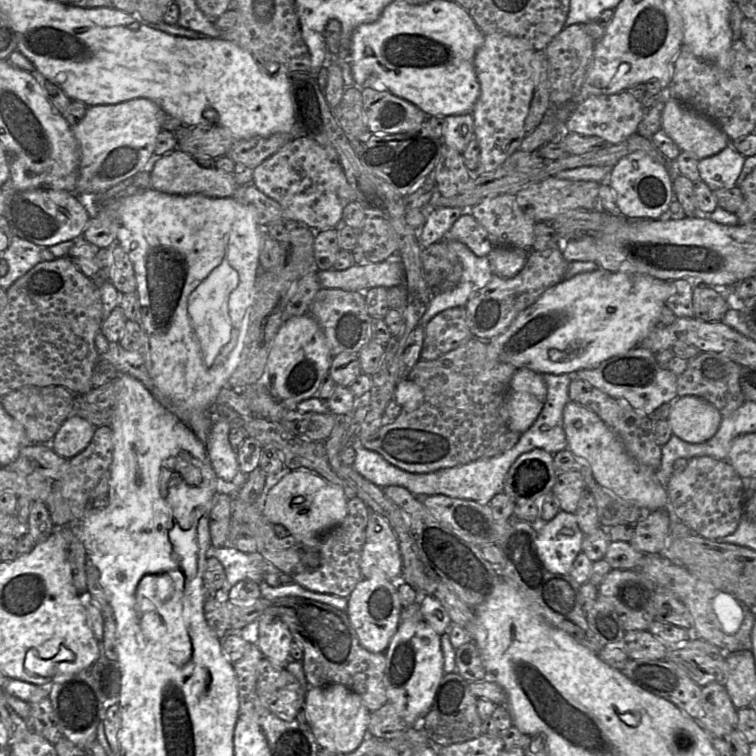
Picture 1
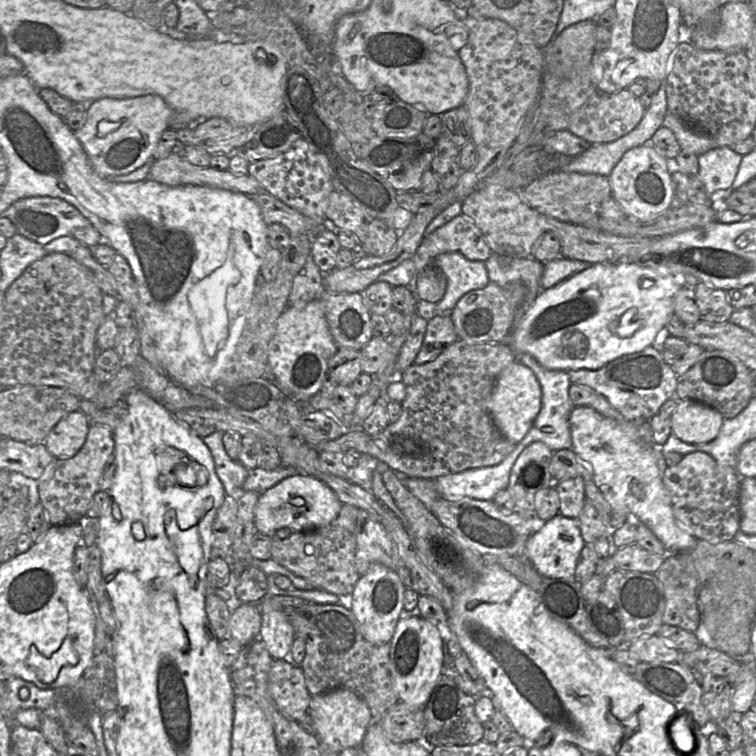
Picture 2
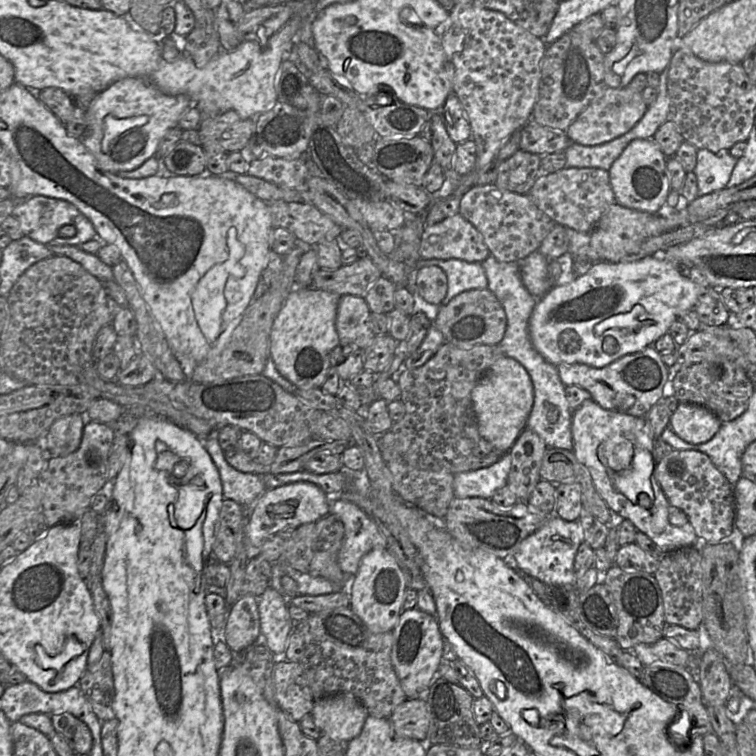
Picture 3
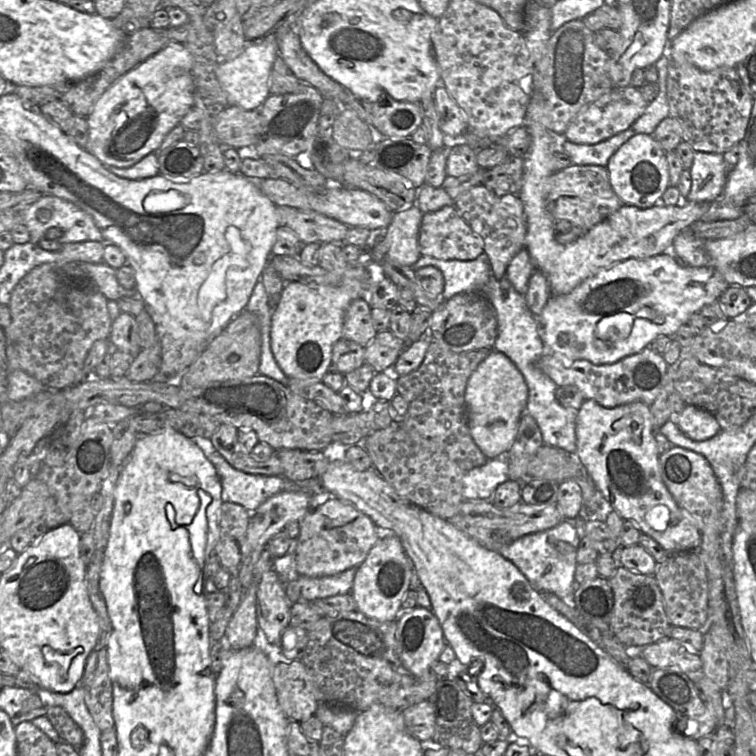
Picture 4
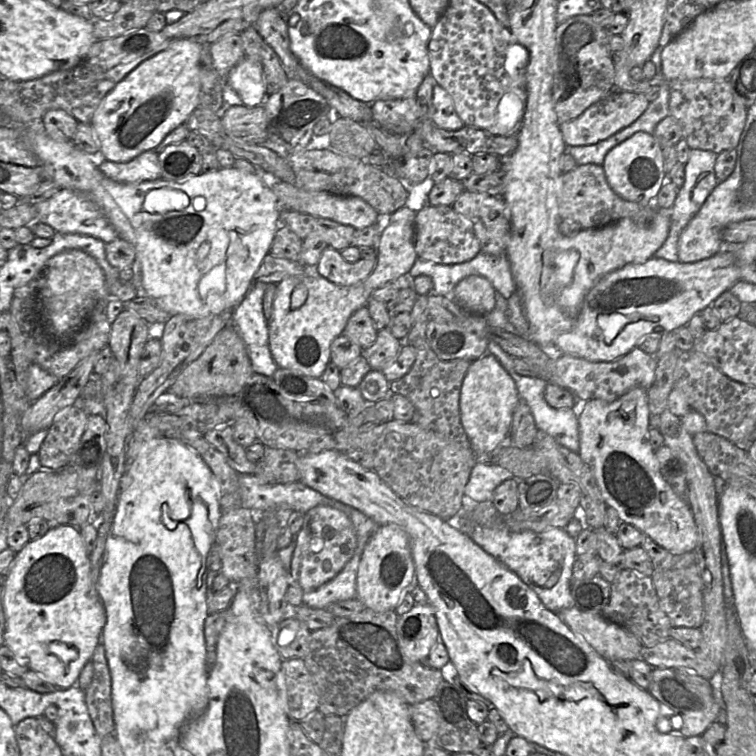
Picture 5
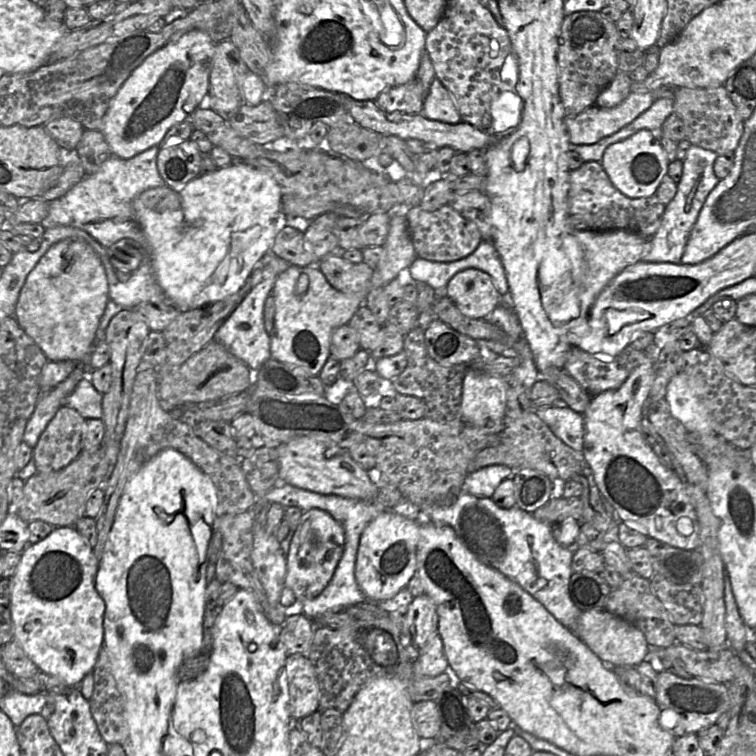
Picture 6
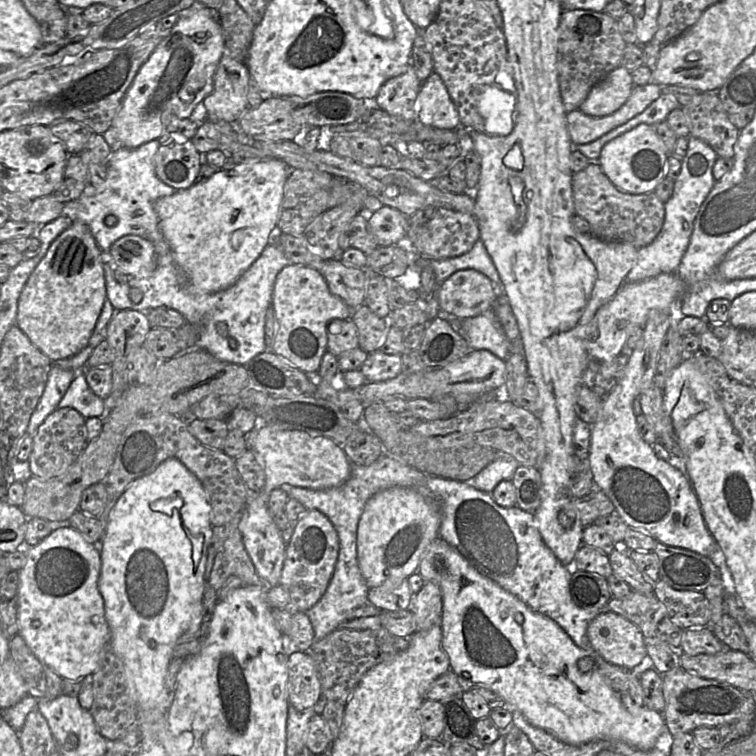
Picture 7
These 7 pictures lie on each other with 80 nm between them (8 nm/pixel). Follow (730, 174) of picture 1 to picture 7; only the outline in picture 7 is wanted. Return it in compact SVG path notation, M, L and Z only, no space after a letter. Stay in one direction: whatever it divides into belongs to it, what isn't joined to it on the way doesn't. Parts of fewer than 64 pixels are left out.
M693 136L688 138L688 150L682 159L682 168L675 180L673 194L665 203L662 229L652 243L638 249L637 262L627 274L625 282L638 282L662 273L676 273L688 248L701 205L716 183L713 167L718 158L717 153L706 142Z

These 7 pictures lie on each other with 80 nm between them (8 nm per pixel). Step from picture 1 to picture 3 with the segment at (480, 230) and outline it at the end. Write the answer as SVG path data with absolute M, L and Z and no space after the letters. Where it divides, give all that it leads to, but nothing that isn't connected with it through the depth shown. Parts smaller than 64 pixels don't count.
M460 213L426 225L420 239L420 259L460 259L482 263L490 251L481 233Z

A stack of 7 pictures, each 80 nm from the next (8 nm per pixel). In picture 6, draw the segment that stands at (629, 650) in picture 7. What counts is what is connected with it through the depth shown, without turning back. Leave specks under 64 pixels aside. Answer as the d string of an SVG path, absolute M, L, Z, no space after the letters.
M605 609L582 611L576 623L575 633L603 662L616 666L637 667L649 657L650 646L644 634L627 620Z

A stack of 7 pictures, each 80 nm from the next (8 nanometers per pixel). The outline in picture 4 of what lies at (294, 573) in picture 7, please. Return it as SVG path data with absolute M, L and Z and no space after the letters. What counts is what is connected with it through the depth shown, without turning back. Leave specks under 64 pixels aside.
M336 496L321 500L300 520L300 532L295 540L295 566L299 576L323 577L341 573L353 567L359 567L370 549L381 538L380 528L352 503Z

